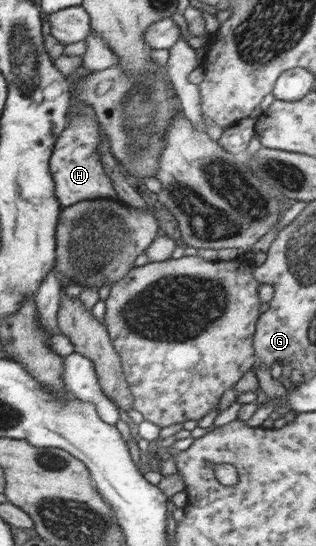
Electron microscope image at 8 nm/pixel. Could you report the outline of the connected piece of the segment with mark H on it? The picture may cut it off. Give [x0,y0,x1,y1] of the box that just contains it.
[48,115,116,207]

